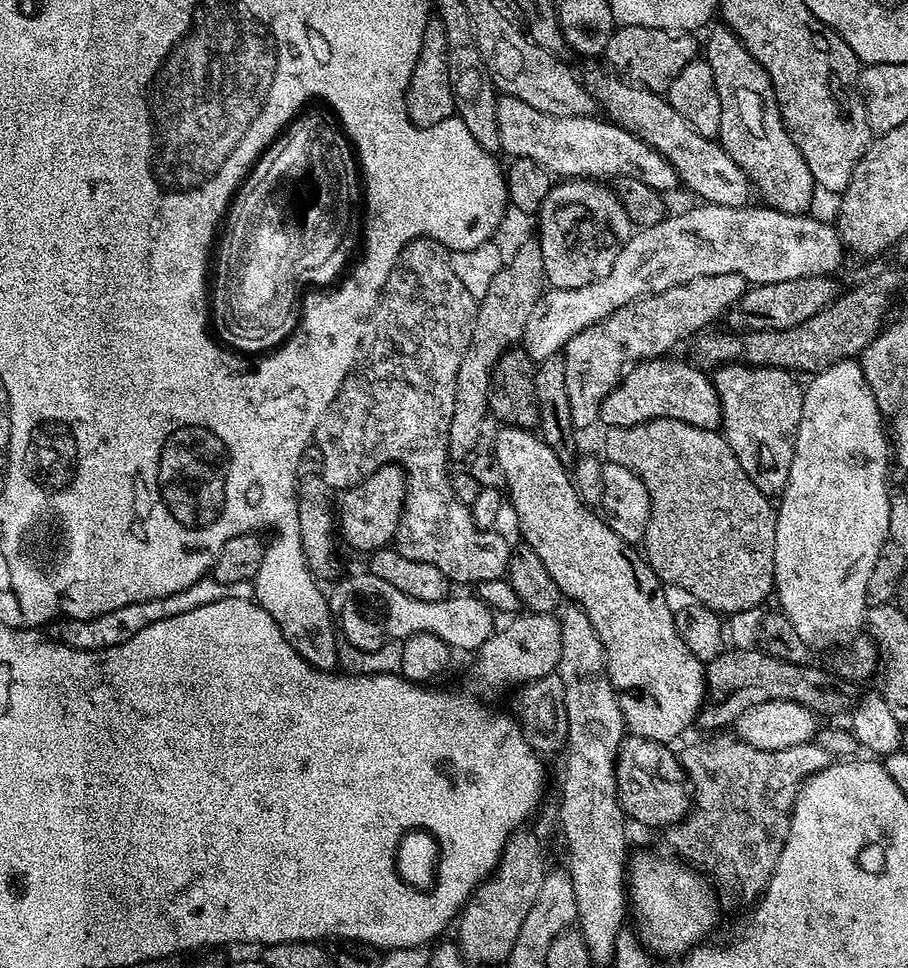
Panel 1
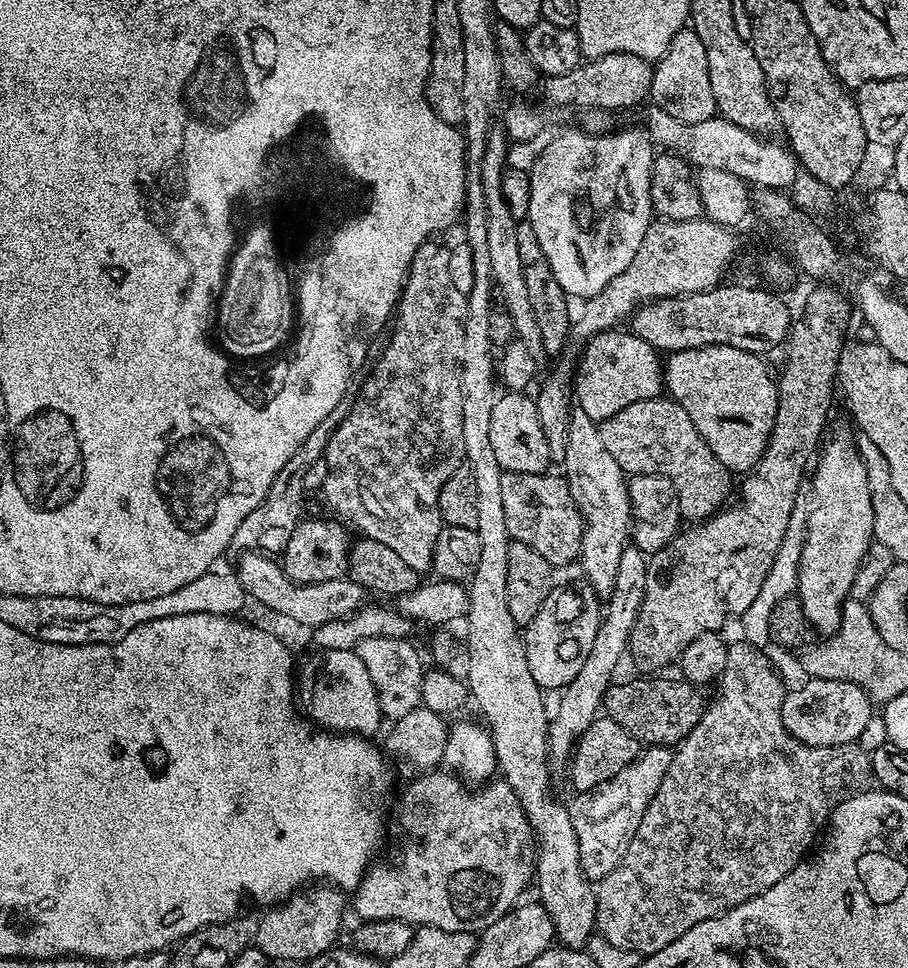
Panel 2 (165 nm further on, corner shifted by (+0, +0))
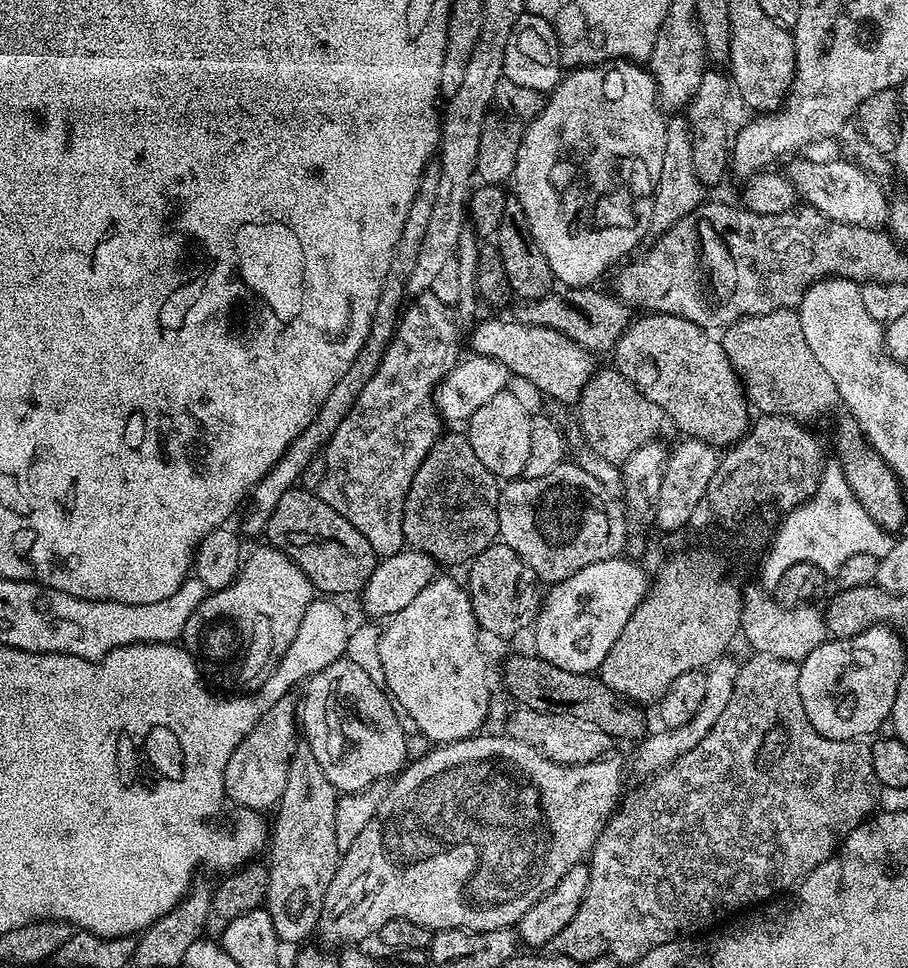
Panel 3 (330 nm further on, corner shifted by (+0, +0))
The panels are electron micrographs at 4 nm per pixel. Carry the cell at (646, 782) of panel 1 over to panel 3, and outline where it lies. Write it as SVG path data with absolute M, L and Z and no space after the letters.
M517 707L515 711L509 714L503 731L510 738L532 746L534 750L544 755L550 762L565 765L594 763L613 751L614 741L612 737L607 736L602 730L598 730L598 726L593 726L591 722L582 722L582 718L570 718L566 714L554 714L553 712L535 712L529 708L521 707Z

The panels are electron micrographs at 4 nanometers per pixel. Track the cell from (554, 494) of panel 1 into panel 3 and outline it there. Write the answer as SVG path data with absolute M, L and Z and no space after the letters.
M505 390L490 398L466 422L466 435L470 446L474 446L474 454L478 454L478 462L486 466L501 481L507 482L523 477L526 462L530 459L530 426L533 413L512 393Z

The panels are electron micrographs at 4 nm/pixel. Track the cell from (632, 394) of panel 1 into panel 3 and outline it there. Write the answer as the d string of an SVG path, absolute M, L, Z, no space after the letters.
M519 319L484 320L472 332L471 351L478 356L494 358L506 366L513 377L529 380L540 392L545 392L560 404L579 405L586 382L597 371L593 353L587 352L578 342L566 338L558 330L546 326L522 324Z

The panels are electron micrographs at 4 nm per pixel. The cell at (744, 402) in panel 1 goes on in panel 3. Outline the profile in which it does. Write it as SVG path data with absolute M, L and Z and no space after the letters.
M665 312L644 314L641 317L641 320L638 318L629 323L622 338L618 338L614 349L616 371L624 375L643 396L650 398L650 402L654 402L654 406L658 406L671 423L673 420L677 430L684 432L680 434L685 437L704 440L713 446L738 443L750 427L750 405L744 395L744 385L740 383L736 368L727 357L721 341L709 329L699 328L686 318L678 318Z

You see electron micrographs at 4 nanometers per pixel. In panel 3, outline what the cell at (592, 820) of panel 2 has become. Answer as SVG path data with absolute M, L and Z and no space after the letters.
M725 654L707 669L706 698L702 698L702 706L698 706L698 714L694 714L694 718L690 718L690 722L686 722L686 726L678 726L671 730L659 730L660 732L654 733L653 736L652 733L645 735L644 739L639 741L637 748L640 749L636 752L638 771L648 772L647 774L663 772L679 756L694 750L694 746L698 746L698 742L702 738L706 738L706 734L710 734L714 722L718 722L718 718L722 718L722 710L726 710L726 706L730 706L730 698L734 694L734 682L738 682L740 666L739 659L735 660L732 654Z

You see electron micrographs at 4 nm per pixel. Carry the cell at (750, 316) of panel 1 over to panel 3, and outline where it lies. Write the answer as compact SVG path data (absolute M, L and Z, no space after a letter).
M592 286L554 290L549 296L543 296L540 300L527 301L523 305L524 309L518 313L518 319L522 324L546 326L550 330L558 330L566 334L566 338L578 342L578 346L582 346L587 352L611 353L616 347L618 338L622 338L622 334L627 330L634 312L624 301L616 299L615 295L606 296L602 292L595 292L596 290Z

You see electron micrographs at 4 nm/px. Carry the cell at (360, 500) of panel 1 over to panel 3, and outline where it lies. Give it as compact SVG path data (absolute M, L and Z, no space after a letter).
M275 546L263 547L243 557L236 580L230 582L230 586L217 592L209 591L202 606L198 606L198 610L194 610L190 616L190 622L186 622L182 637L189 649L195 650L201 657L204 655L214 667L220 668L220 680L228 687L225 689L236 694L255 693L266 682L266 678L270 678L286 654L290 642L294 642L294 634L298 634L298 626L302 626L302 618L314 599L310 578L300 565Z

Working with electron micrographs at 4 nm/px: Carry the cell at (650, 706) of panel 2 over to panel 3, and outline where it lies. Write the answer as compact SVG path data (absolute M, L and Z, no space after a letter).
M535 654L512 656L504 664L504 688L517 700L515 703L521 708L582 718L582 722L591 722L593 726L598 726L598 730L602 730L616 742L639 742L646 735L645 709L607 688L596 674L558 670L558 666Z

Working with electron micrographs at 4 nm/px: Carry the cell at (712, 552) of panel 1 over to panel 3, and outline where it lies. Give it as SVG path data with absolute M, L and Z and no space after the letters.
M615 367L597 370L586 382L580 395L580 432L586 443L592 447L592 456L606 458L606 462L617 466L623 465L634 450L657 439L666 425L664 412L640 393L634 385Z

